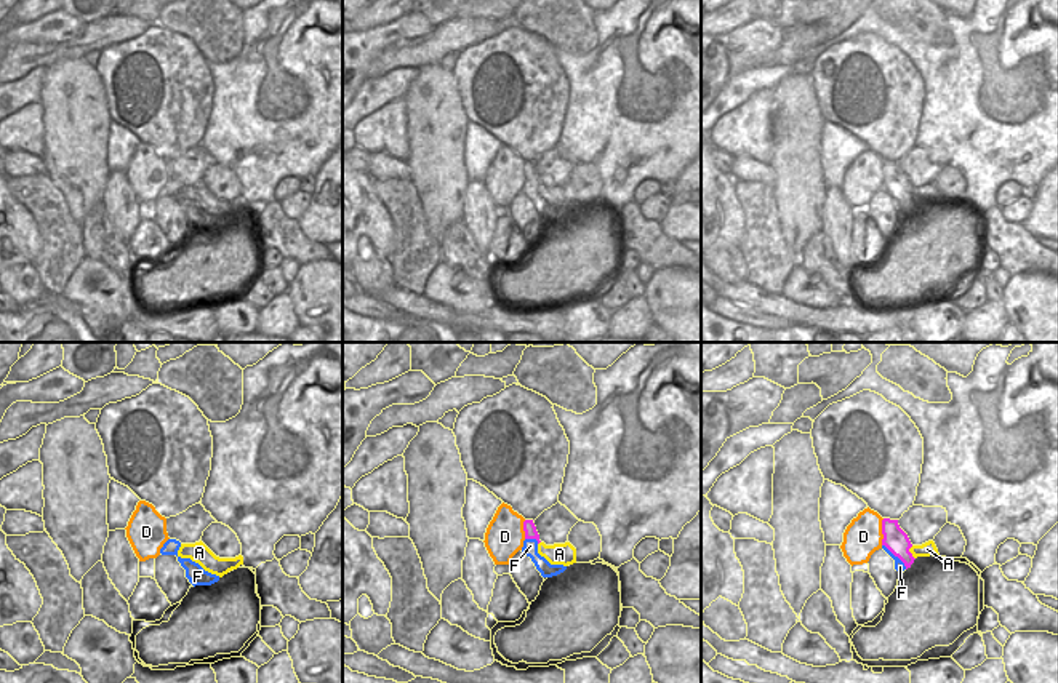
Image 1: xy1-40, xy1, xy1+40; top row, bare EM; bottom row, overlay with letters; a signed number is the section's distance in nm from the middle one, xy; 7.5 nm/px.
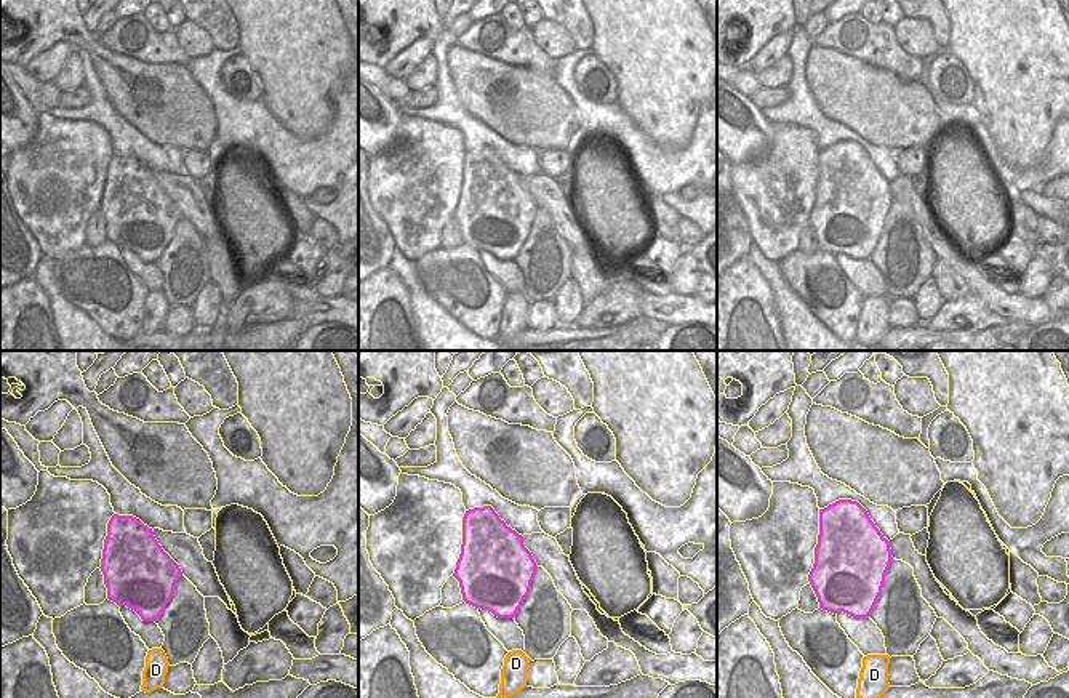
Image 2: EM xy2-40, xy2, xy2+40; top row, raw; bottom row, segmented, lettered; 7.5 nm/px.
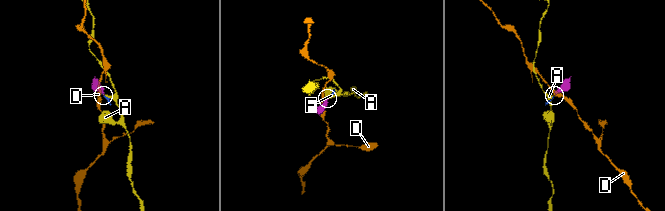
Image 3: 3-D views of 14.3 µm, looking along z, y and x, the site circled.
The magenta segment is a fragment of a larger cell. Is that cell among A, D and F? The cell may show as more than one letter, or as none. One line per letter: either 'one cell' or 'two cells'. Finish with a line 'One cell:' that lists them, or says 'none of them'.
A: one cell
D: two cells
F: two cells
One cell: A

